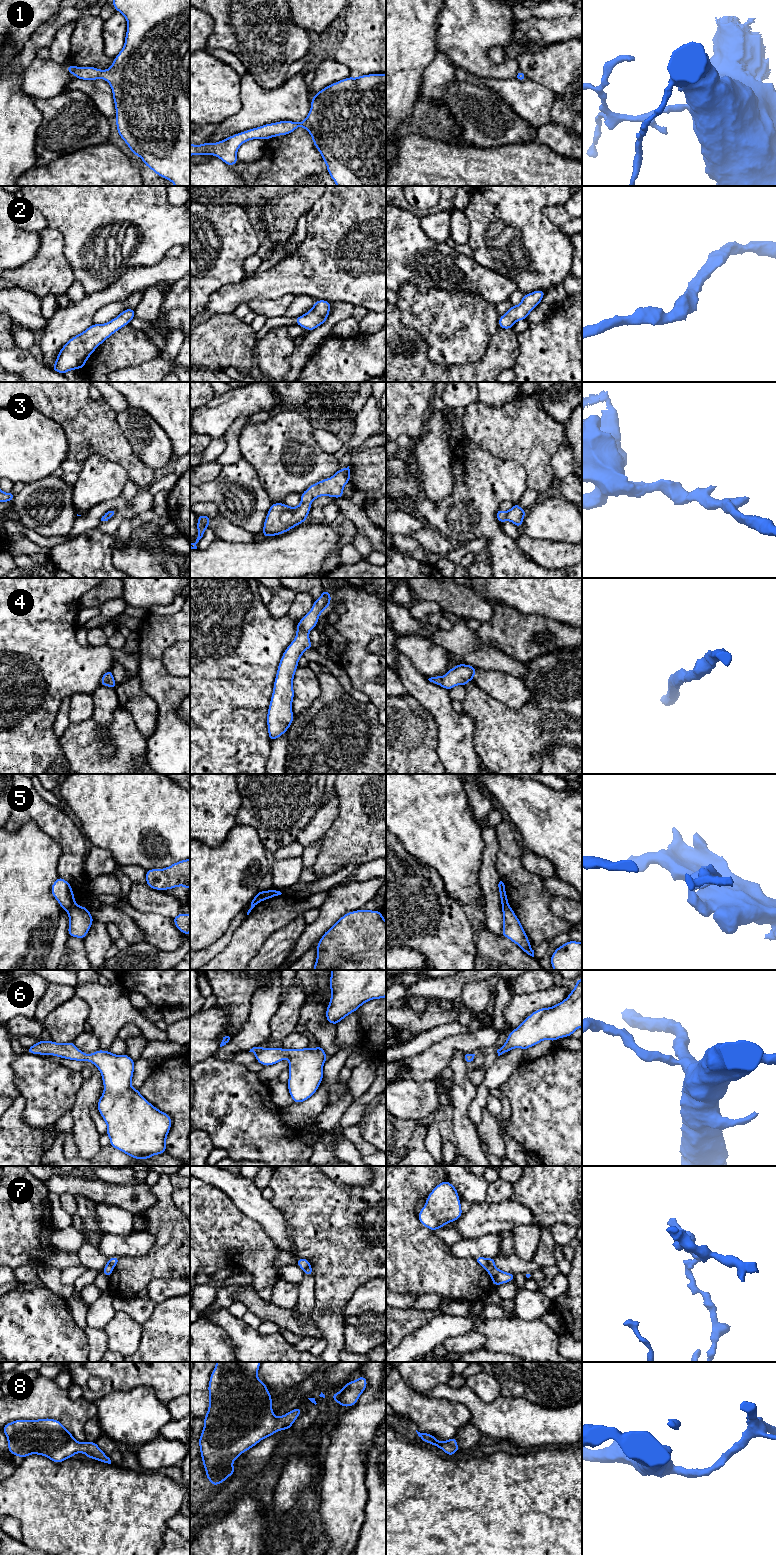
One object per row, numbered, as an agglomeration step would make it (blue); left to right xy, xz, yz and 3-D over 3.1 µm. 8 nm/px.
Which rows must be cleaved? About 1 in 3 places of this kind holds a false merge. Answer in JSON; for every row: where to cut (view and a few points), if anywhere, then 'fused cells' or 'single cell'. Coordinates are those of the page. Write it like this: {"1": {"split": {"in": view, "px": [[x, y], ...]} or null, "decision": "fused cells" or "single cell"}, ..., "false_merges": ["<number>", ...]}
{"1": {"split": null, "decision": "single cell"}, "2": {"split": null, "decision": "single cell"}, "3": {"split": null, "decision": "single cell"}, "4": {"split": null, "decision": "single cell"}, "5": {"split": {"in": "xy", "px": [[76, 904], [67, 910]]}, "decision": "fused cells"}, "6": {"split": null, "decision": "single cell"}, "7": {"split": {"in": "xy", "px": [[107, 1262], [113, 1267]]}, "decision": "fused cells"}, "8": {"split": null, "decision": "single cell"}, "false_merges": ["5", "7"]}

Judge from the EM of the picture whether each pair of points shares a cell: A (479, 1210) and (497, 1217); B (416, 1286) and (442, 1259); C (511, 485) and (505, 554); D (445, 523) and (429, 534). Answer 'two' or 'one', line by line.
A: one
B: one
C: one
D: two

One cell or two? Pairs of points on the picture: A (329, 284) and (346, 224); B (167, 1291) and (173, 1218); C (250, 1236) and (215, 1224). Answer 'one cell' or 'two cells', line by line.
A: one cell
B: two cells
C: one cell

